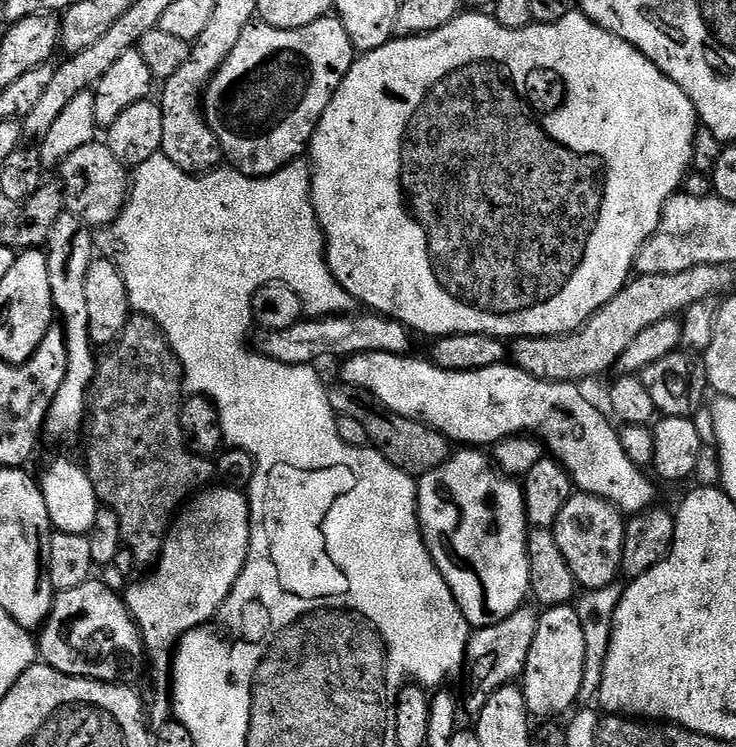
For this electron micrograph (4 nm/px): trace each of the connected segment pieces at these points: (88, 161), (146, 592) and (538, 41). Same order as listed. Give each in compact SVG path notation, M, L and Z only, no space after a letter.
M93 142L86 146L78 146L74 154L64 159L58 169L58 175L59 183L64 185L64 206L70 214L82 218L82 222L86 222L93 230L104 228L107 224L108 227L115 225L130 195L130 172L122 162L118 162L118 158L114 158L114 154L110 154L107 143Z
M209 486L179 509L168 529L159 560L145 580L132 584L122 599L140 627L150 668L167 677L176 645L187 632L217 619L248 557L252 515L241 489Z
M472 10L467 14L456 17L454 22L442 26L442 30L434 30L429 36L406 36L393 38L387 44L383 44L378 50L357 55L352 61L350 70L338 86L334 98L330 98L330 106L326 106L326 114L316 127L316 133L312 135L310 145L310 167L312 170L312 205L316 211L316 217L320 228L324 232L326 245L326 259L328 268L334 278L348 291L354 301L364 303L365 309L371 310L381 316L390 316L394 320L403 322L413 333L425 332L431 338L451 336L454 332L484 332L488 336L501 338L515 338L517 336L563 336L566 332L574 332L583 326L606 302L610 302L628 283L634 272L634 265L642 246L654 234L658 222L662 218L662 210L666 202L672 196L681 191L684 179L688 176L692 167L692 155L694 154L694 138L698 127L698 115L694 102L682 90L682 86L675 84L670 77L662 74L650 58L646 58L630 42L618 38L612 32L598 26L579 10L573 10L562 18L562 22L553 24L533 23L522 30L506 30L491 15L481 14Z

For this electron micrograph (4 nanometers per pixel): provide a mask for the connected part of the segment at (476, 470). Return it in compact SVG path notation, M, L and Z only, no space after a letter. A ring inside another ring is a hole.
M456 450L449 456L442 466L430 470L425 476L419 477L418 487L416 490L416 511L420 518L420 532L424 535L424 545L428 547L430 558L434 566L446 578L446 586L450 586L450 594L454 594L454 602L462 610L466 623L473 629L494 626L506 618L510 618L520 608L525 607L526 601L530 596L530 562L526 554L526 542L528 541L529 523L526 518L526 506L524 505L524 489L511 476L505 476L487 455L484 456L480 450Z

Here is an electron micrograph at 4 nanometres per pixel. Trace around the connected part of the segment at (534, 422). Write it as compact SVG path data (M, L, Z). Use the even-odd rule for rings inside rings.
M363 352L341 363L344 365L340 368L339 379L346 384L357 384L359 388L364 388L379 398L384 407L406 418L414 418L428 424L447 436L449 441L460 446L484 446L480 444L491 446L500 440L508 439L509 436L531 434L543 441L551 459L558 461L566 469L568 477L579 491L589 492L592 496L601 496L603 500L609 500L625 514L641 512L657 503L655 486L644 477L645 469L634 466L634 462L626 458L626 450L622 450L619 431L615 427L612 429L613 421L607 415L604 417L576 389L579 387L575 383L552 384L549 380L539 380L511 362L495 364L486 370L447 372L427 359L424 359L425 361L412 359L411 355L395 356L385 352Z

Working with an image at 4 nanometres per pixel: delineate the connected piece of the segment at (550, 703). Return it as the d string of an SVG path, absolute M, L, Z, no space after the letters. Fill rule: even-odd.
M573 605L550 607L538 617L535 638L520 685L526 698L529 715L554 718L566 710L571 711L579 699L584 676L586 641L577 610Z

